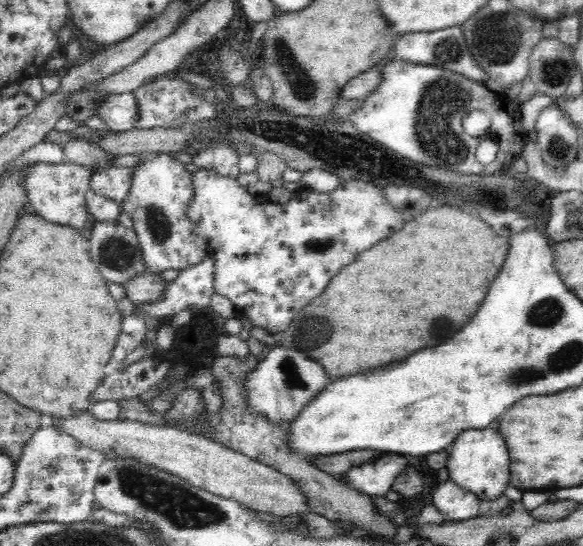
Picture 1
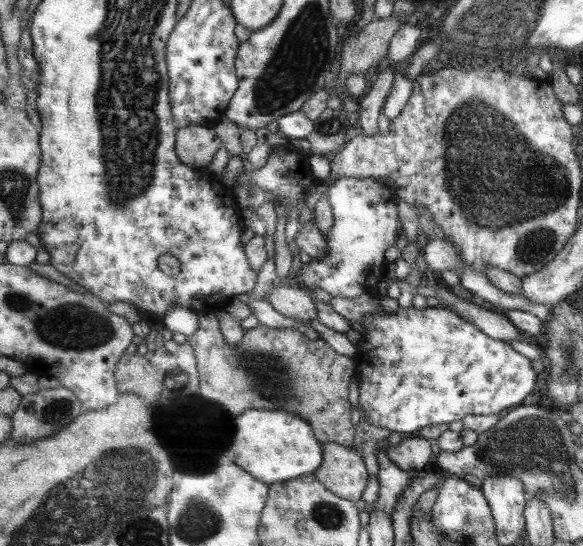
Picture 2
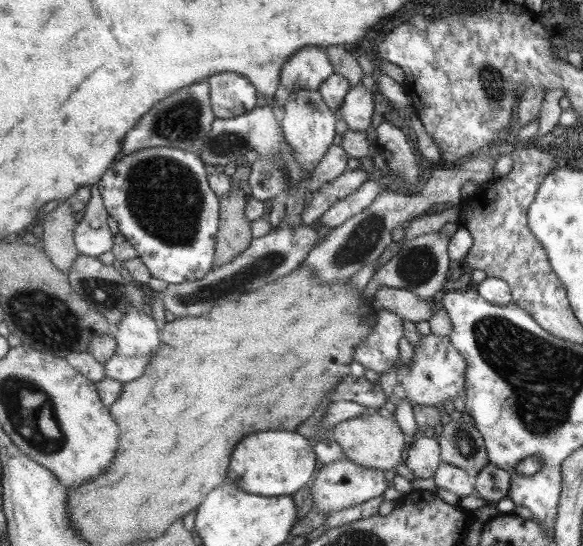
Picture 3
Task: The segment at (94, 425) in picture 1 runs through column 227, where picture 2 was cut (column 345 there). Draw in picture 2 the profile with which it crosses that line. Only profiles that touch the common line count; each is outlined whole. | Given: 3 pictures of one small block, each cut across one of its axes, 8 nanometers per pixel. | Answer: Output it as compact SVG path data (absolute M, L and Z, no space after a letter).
M325 442L322 446L322 465L312 476L323 483L326 490L333 492L338 498L359 500L365 482L367 470L361 458L345 446L335 442Z

